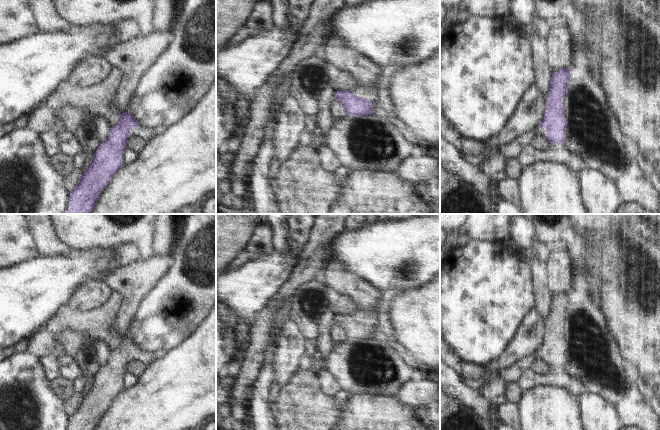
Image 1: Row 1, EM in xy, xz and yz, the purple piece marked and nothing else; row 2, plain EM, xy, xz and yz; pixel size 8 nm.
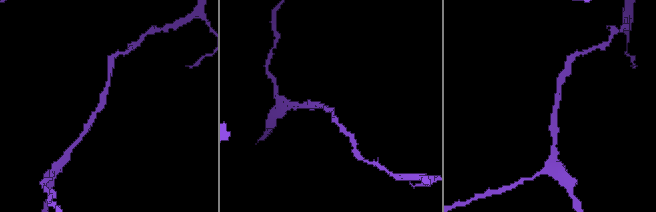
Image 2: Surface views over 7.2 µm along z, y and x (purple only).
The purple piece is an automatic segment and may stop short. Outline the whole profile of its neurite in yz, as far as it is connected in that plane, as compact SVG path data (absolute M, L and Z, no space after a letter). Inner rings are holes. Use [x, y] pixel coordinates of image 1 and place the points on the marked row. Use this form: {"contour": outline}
{"contour": "M569 68L560 69L552 74L546 113L535 132L535 136L545 137L552 146L566 142L568 120L565 115L566 107L563 104L563 98L568 93L569 83Z"}

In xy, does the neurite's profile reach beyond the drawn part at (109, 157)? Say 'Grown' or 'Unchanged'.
Grown.

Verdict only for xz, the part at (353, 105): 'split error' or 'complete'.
split error

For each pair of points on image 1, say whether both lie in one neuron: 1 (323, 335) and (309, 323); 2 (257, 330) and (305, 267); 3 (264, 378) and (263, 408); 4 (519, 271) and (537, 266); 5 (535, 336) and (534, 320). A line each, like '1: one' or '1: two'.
1: two
2: one
3: one
4: two
5: one

